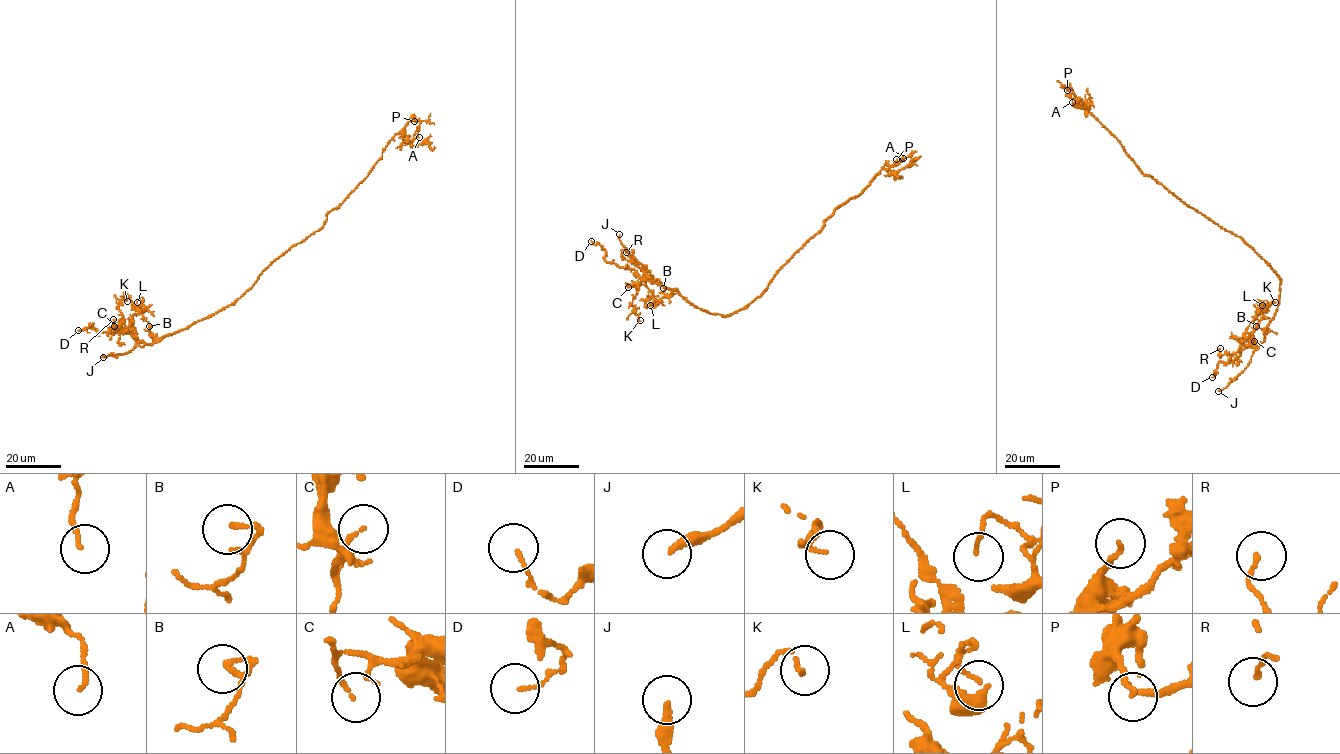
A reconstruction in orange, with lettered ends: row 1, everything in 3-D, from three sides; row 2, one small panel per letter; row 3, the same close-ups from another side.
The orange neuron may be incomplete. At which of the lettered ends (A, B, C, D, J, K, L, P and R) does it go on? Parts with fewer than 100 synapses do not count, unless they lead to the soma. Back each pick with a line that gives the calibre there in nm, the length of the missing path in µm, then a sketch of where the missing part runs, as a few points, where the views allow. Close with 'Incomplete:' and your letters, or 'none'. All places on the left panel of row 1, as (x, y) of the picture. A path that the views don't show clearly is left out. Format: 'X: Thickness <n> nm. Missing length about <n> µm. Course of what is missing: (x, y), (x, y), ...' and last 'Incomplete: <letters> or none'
J: Thickness 280 nm. Missing length about 30 µm. Course of what is missing: (103, 357), (88, 361), (59, 359)
Incomplete: J

